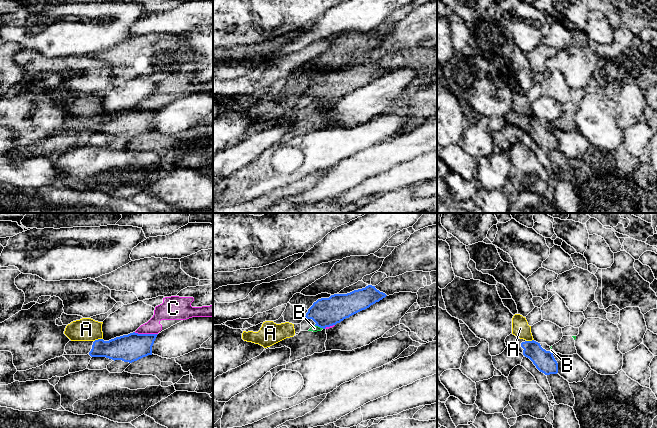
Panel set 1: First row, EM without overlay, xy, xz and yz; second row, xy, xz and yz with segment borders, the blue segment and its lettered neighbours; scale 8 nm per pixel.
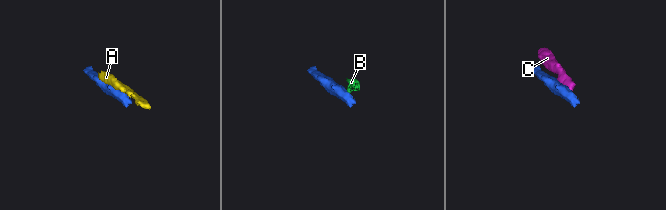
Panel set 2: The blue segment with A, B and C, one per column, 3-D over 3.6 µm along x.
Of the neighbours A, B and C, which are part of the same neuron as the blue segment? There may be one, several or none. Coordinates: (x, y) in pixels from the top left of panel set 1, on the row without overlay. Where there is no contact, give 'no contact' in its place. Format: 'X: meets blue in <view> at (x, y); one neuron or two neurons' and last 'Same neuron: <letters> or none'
A: meets blue in xy at (98, 115); two neurons
B: meets blue in xz at (319, 102); two neurons
C: meets blue in xy at (146, 110); two neurons
Same neuron: none

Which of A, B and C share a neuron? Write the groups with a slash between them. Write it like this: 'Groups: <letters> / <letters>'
Groups: A / B C

